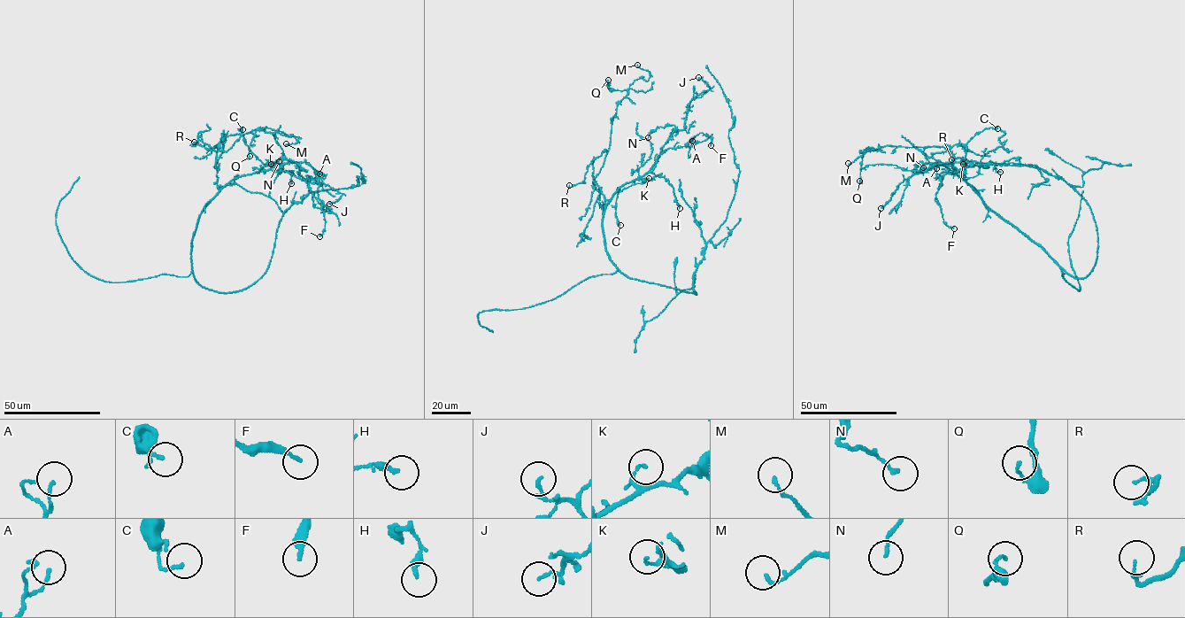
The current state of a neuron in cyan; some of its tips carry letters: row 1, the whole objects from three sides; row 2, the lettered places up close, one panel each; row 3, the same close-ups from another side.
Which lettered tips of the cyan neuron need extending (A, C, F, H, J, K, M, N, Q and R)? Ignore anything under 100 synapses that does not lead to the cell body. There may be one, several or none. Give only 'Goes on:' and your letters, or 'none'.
Goes on: none

